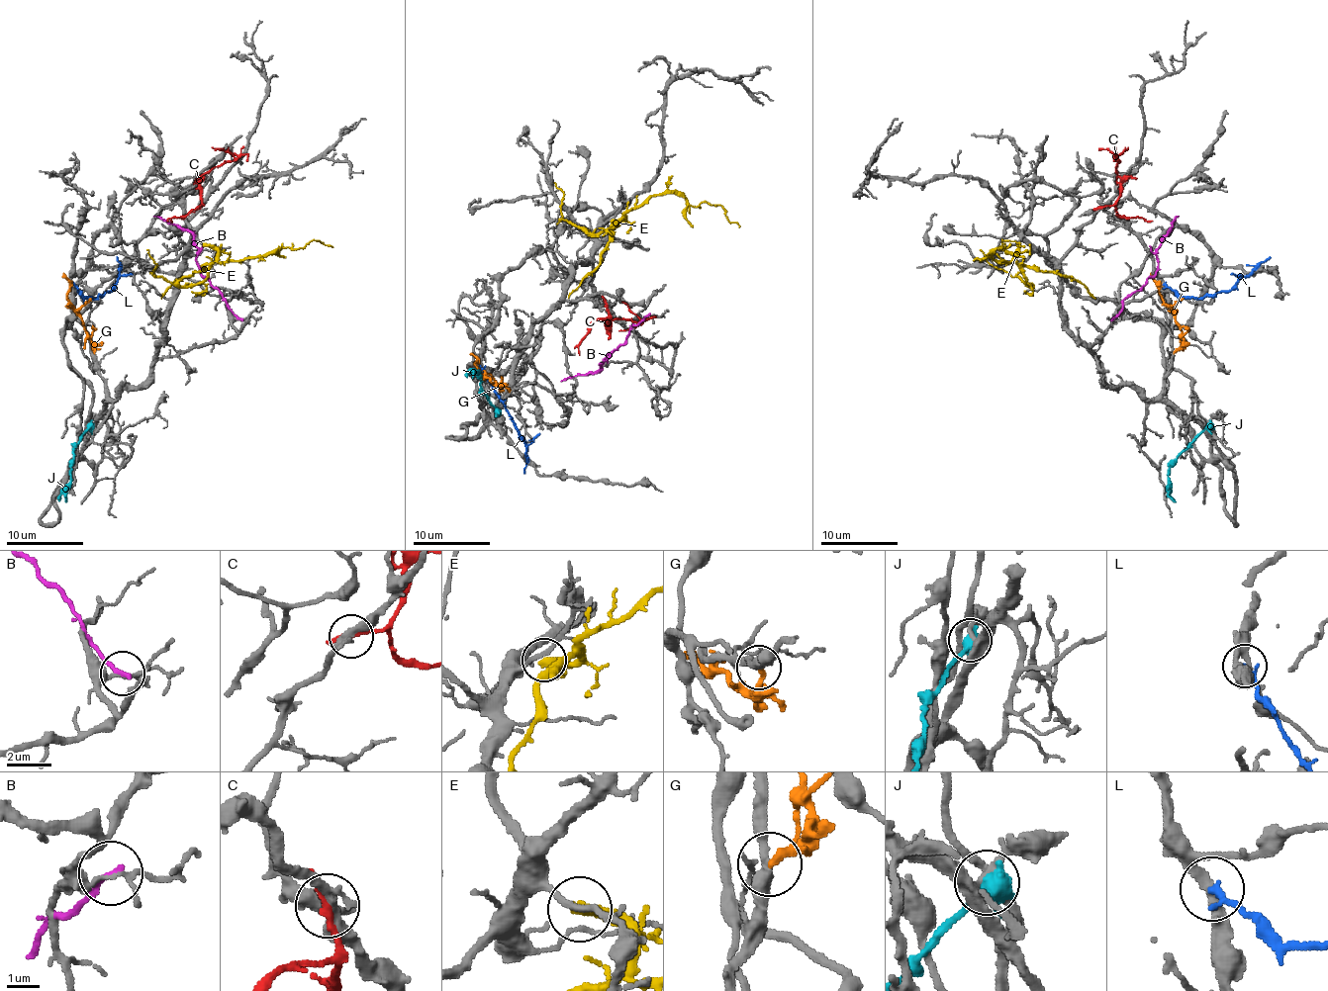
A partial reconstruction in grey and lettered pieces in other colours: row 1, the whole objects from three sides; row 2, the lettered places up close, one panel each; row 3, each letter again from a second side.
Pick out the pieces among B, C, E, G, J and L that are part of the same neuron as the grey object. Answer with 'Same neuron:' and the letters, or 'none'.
Same neuron: none

